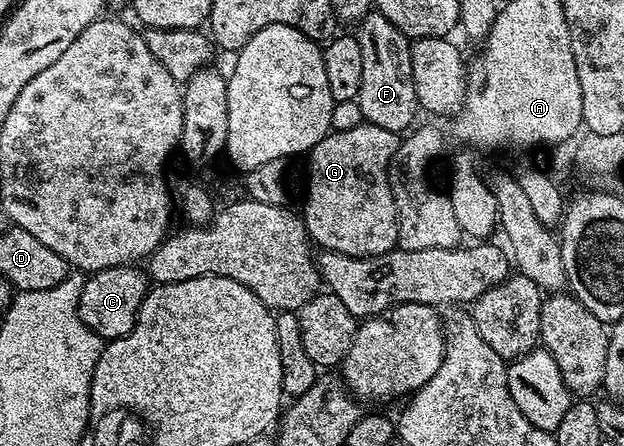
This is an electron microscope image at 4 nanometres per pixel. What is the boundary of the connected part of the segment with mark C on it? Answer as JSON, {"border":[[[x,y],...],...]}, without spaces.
{"border":[[[125,265],[93,271],[81,282],[76,315],[101,340],[120,339],[136,324],[140,306],[150,290],[150,280],[139,266]]]}

